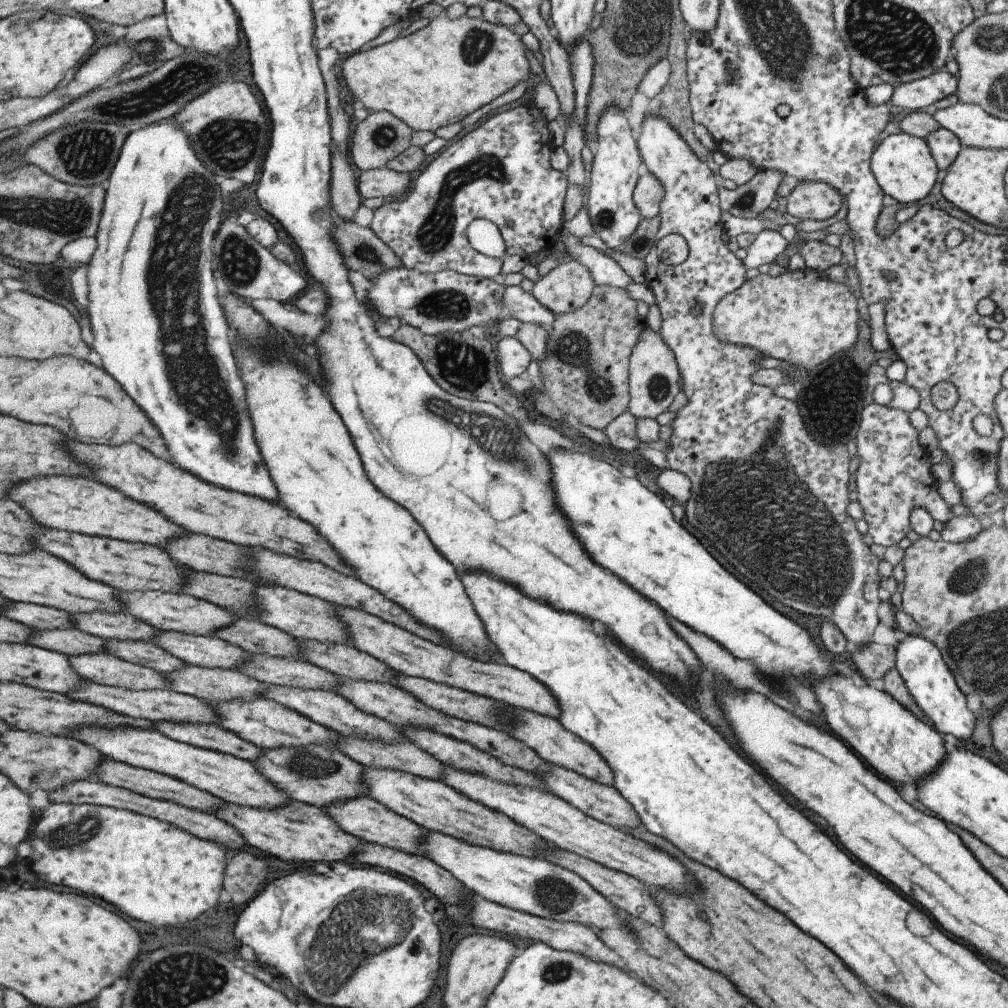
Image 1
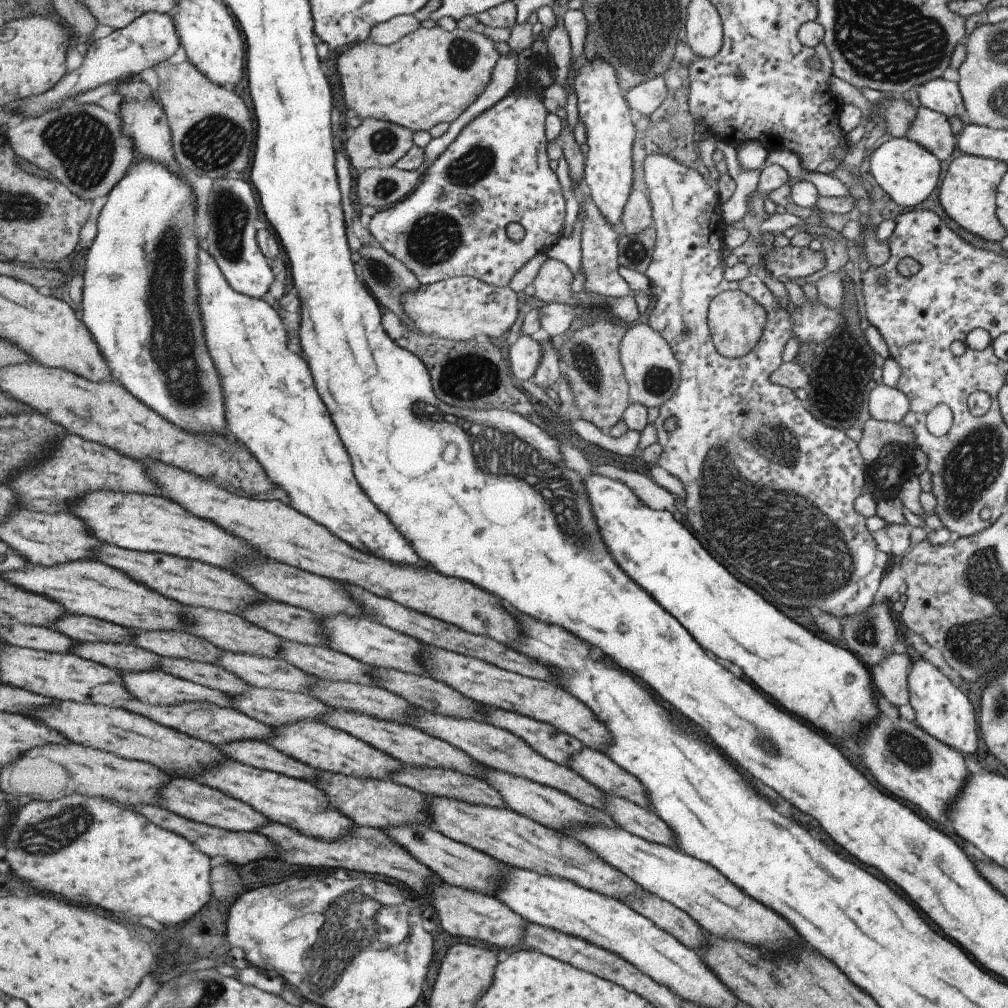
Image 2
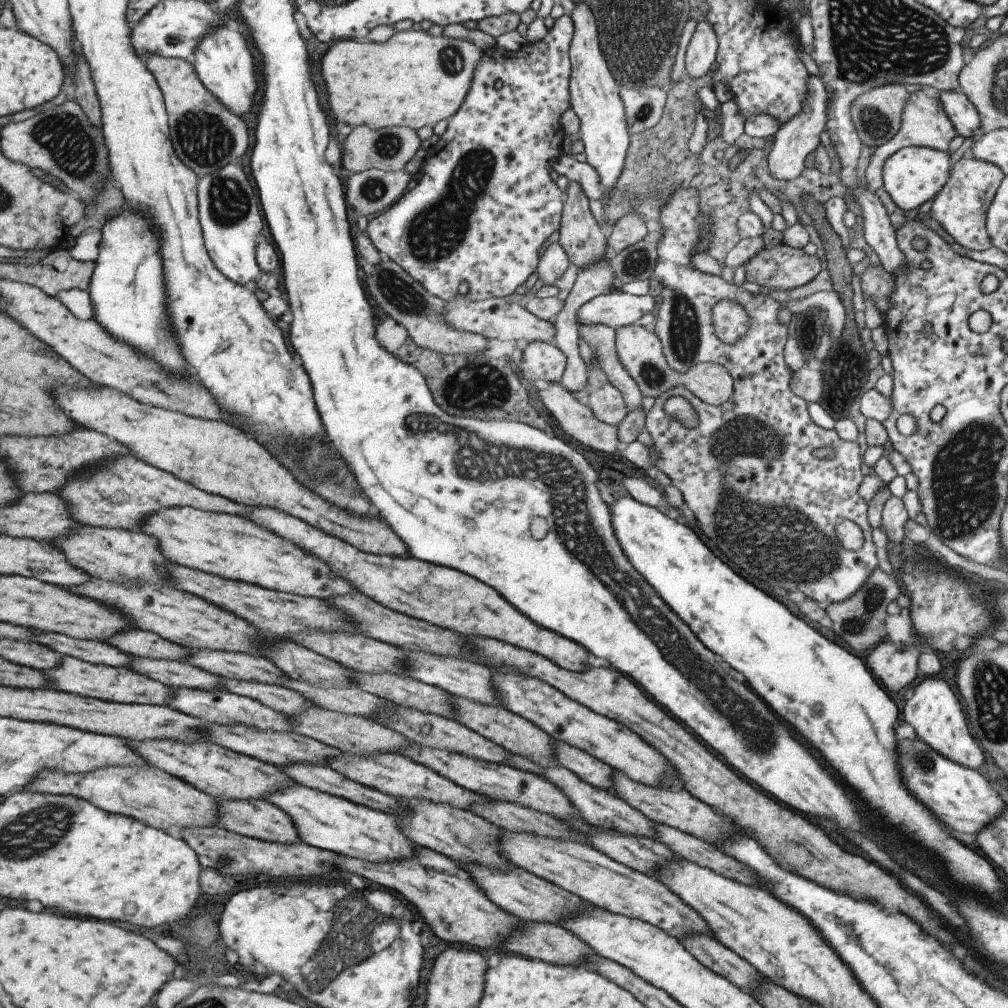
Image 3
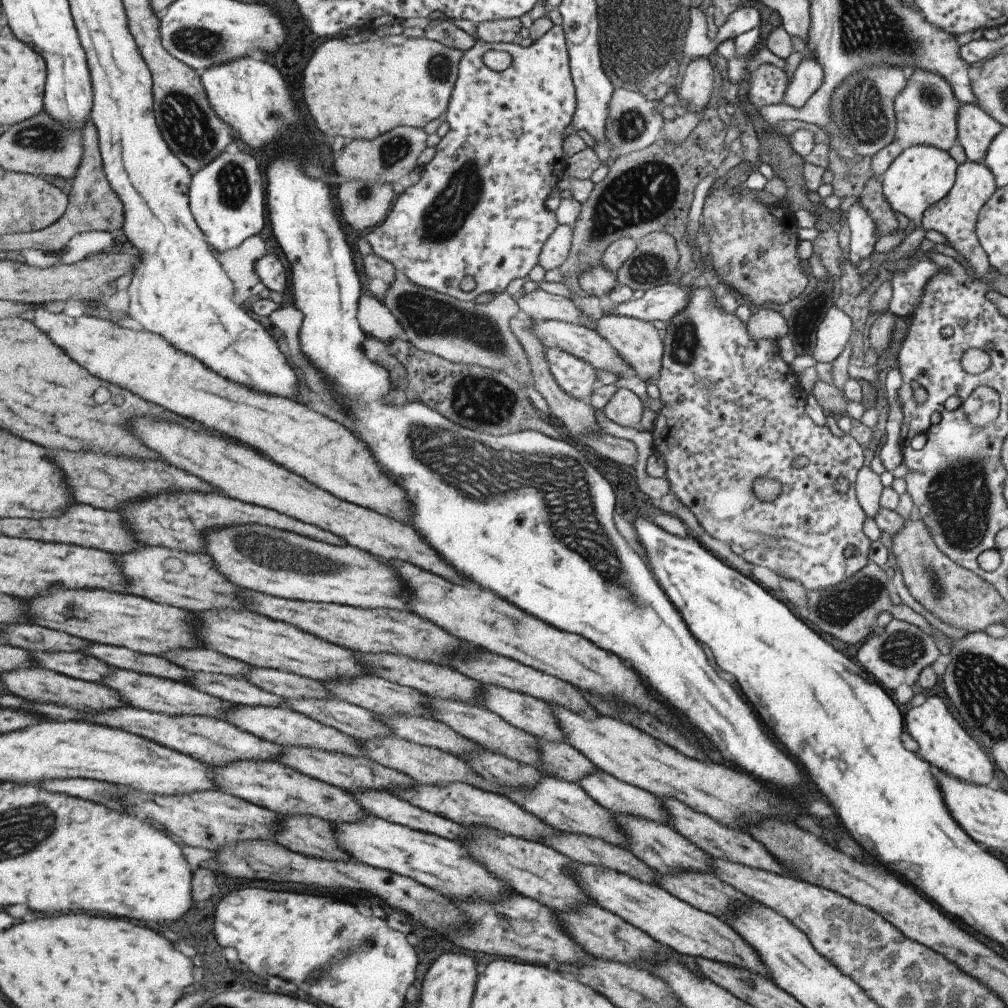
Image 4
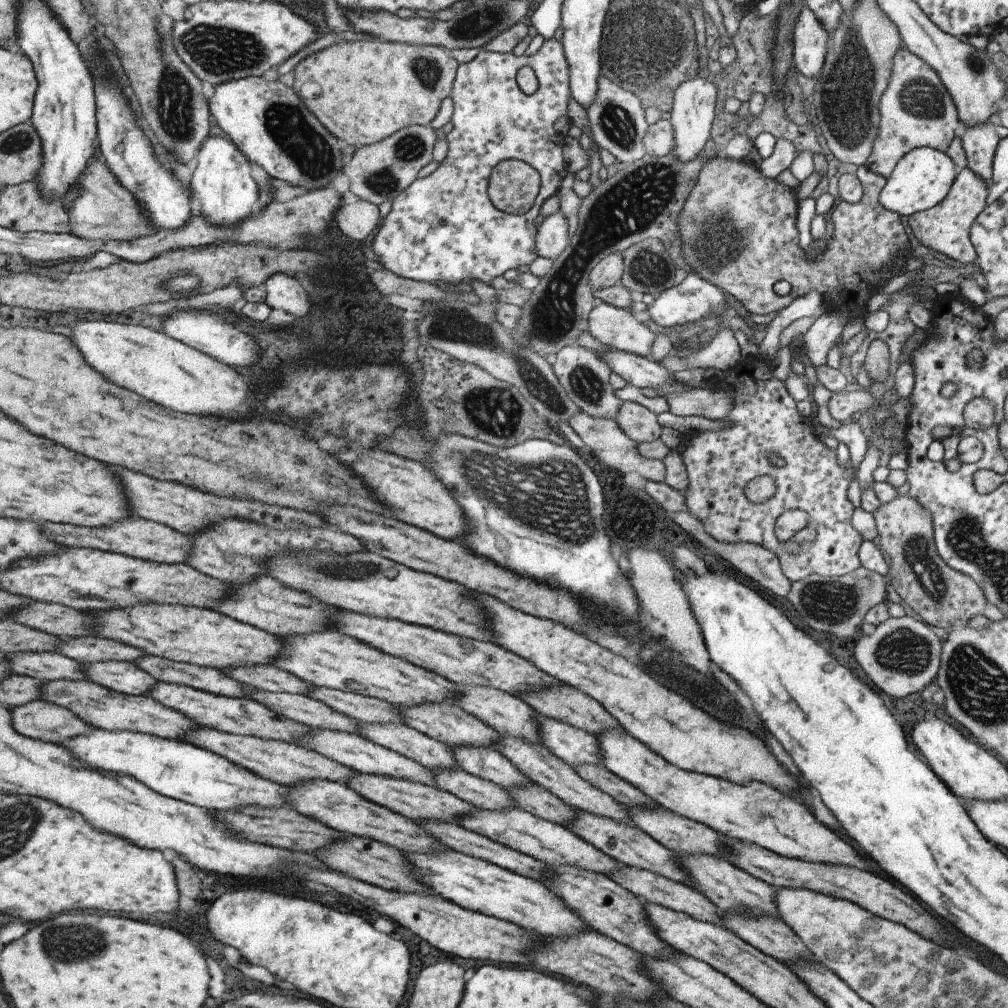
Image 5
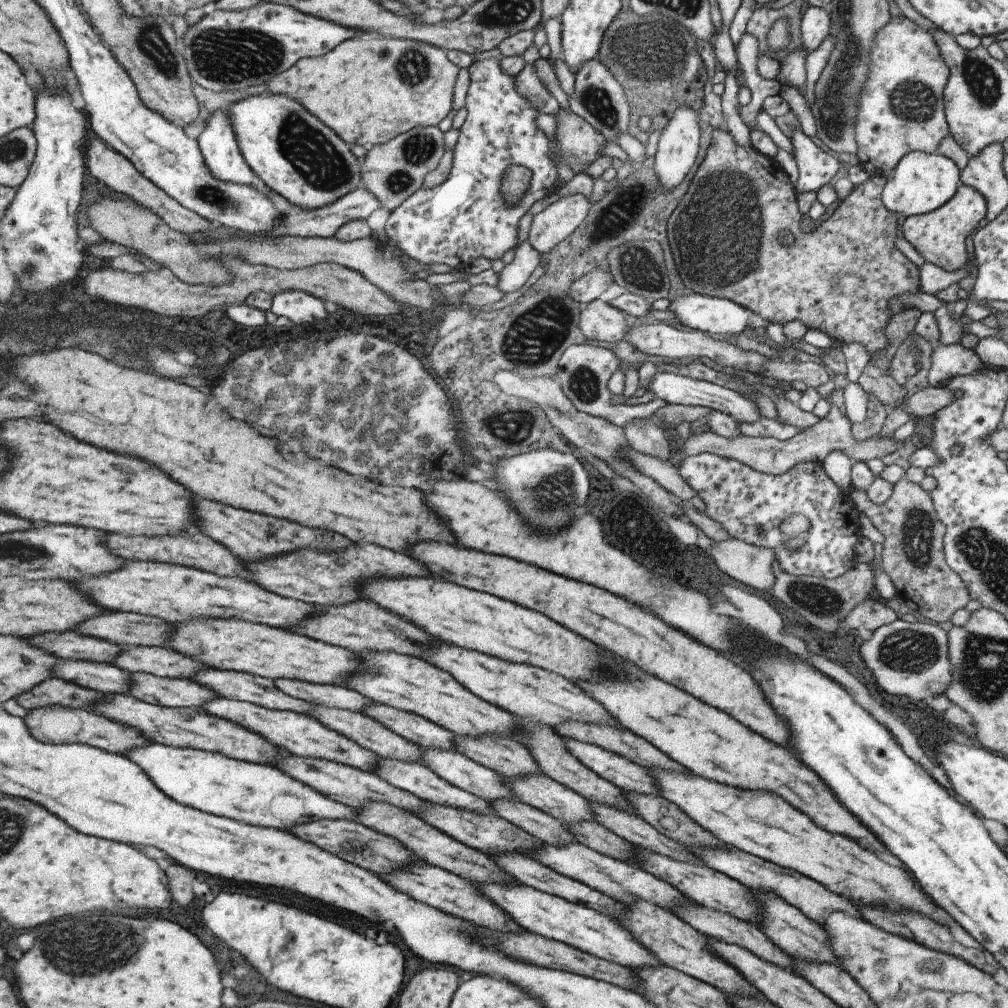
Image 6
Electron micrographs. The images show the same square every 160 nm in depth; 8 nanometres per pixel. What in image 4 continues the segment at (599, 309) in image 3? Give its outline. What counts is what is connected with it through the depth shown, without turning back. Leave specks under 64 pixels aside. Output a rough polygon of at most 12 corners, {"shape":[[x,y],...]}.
{"shape":[[663,284],[603,312],[667,322],[687,306],[691,288]]}

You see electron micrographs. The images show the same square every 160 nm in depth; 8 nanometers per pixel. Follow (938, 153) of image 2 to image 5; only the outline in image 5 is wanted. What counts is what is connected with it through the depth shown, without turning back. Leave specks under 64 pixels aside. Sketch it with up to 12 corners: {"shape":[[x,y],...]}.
{"shape":[[902,46],[864,166],[887,179],[960,127],[939,76]]}

